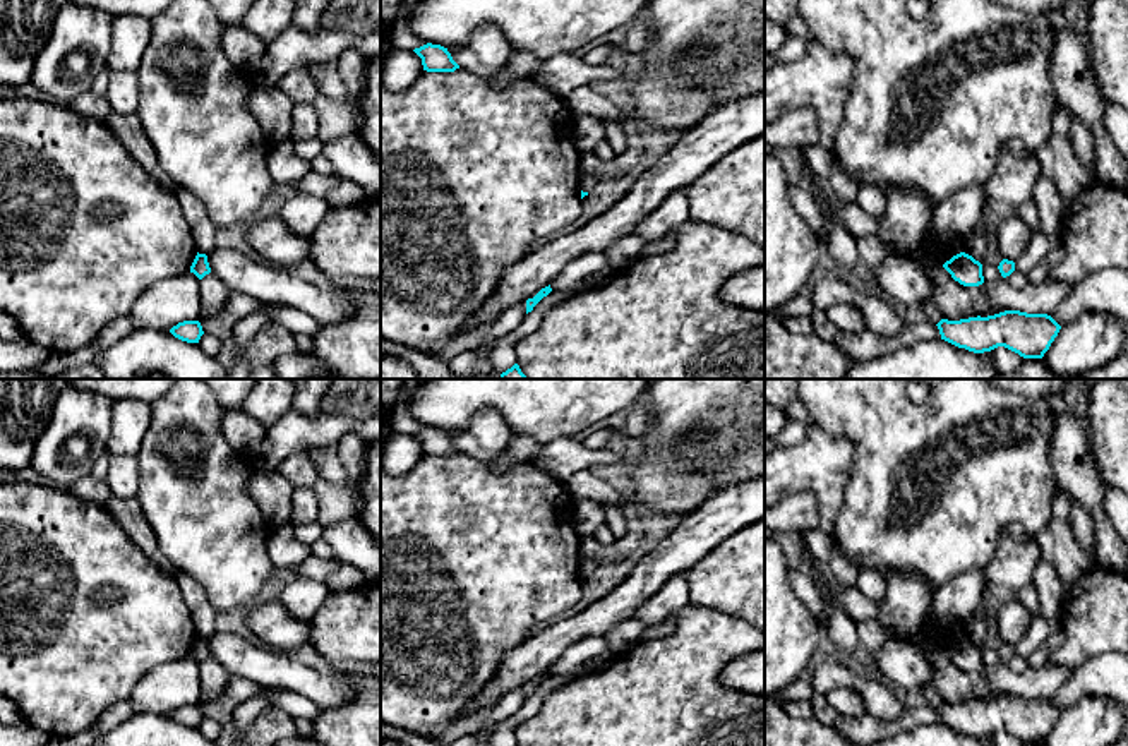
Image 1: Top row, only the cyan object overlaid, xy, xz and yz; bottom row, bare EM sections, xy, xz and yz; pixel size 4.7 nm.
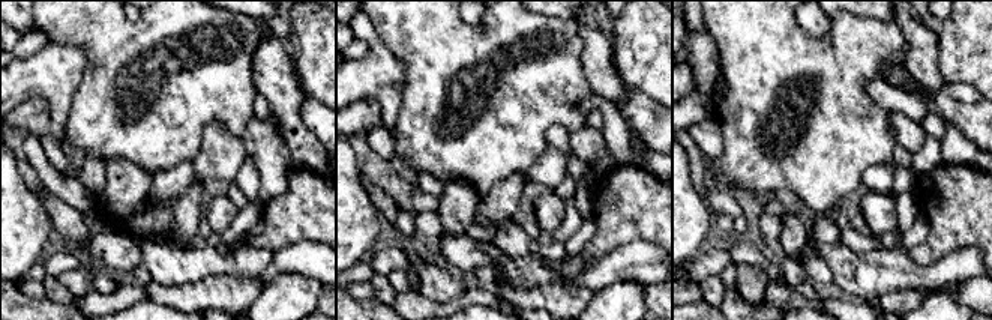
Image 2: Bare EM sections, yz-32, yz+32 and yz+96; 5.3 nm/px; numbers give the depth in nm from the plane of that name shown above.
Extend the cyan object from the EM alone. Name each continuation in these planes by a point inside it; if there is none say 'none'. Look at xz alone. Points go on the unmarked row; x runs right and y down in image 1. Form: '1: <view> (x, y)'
none

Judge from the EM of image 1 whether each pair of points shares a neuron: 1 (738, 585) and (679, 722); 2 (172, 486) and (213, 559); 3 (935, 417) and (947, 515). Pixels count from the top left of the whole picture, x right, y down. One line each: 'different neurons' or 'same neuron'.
1: different neurons
2: same neuron
3: same neuron

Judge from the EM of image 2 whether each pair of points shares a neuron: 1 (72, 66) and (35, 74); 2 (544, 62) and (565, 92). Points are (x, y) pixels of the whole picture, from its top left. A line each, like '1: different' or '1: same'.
1: same
2: same

